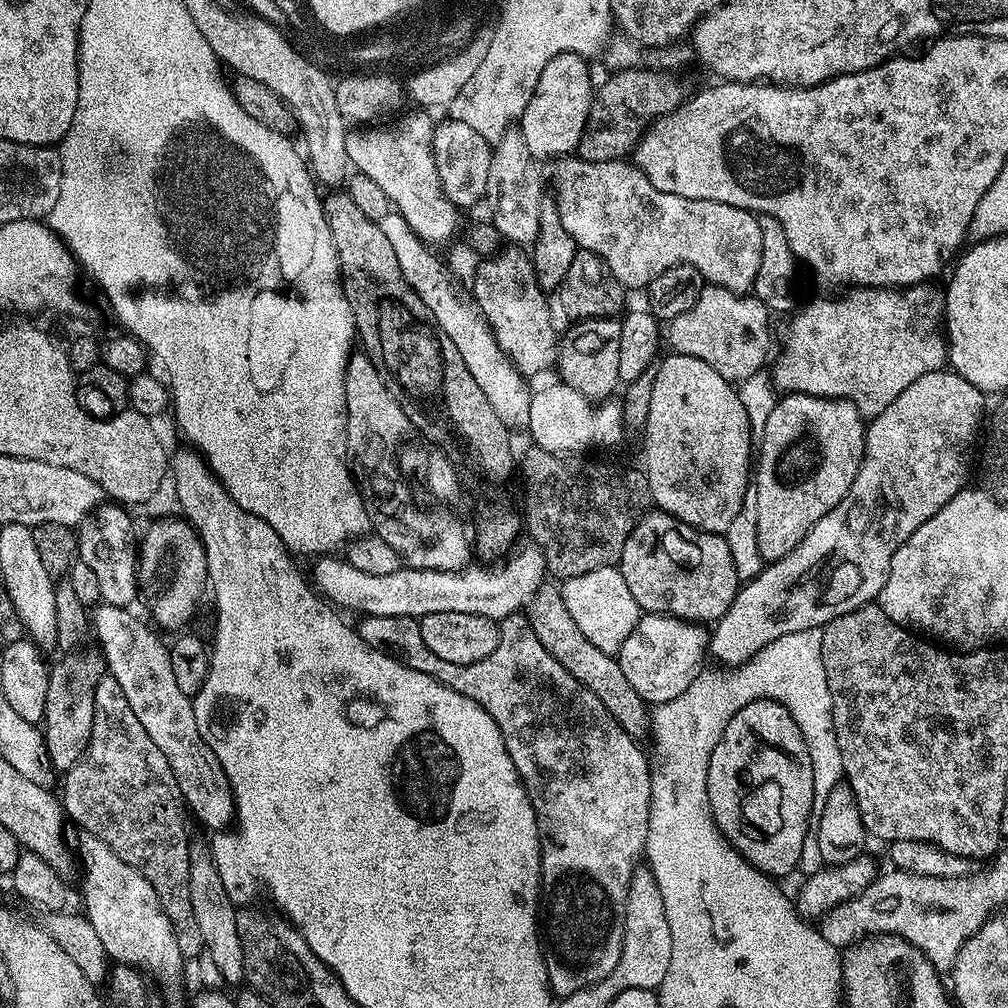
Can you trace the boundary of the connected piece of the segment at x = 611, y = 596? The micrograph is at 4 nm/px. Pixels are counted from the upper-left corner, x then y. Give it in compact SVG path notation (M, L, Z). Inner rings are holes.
M619 567L599 568L590 570L590 574L575 576L563 581L559 591L575 625L600 652L616 654L626 638L637 631L642 613L638 602L634 602L634 594L626 587L626 578L622 578Z

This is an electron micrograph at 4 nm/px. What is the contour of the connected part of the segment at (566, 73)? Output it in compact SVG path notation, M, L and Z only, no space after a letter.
M574 53L556 55L547 63L538 86L525 101L520 131L536 159L554 160L571 155L581 140L594 95L594 83L587 64L583 57Z

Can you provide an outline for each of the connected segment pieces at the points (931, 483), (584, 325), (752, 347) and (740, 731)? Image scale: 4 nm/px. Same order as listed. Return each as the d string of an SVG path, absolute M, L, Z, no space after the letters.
M941 370L922 374L922 378L910 382L882 414L871 417L864 437L864 460L850 490L842 502L802 538L793 552L761 568L760 575L747 581L736 593L724 617L715 621L713 628L716 629L711 629L707 644L711 659L716 659L720 666L739 666L782 634L821 627L844 612L873 603L882 586L886 586L890 562L898 546L902 546L922 522L934 518L950 498L969 487L968 475L974 472L972 443L984 416L984 400L985 393L966 382L966 378L951 370Z
M605 318L603 320L582 320L579 321L578 328L581 332L576 332L568 341L561 343L558 348L558 369L560 368L559 379L563 383L581 393L590 402L604 402L615 390L616 384L621 383L618 374L618 350L620 349L620 320L616 318Z
M708 284L698 294L698 302L686 310L686 314L678 314L678 318L667 321L666 344L675 354L686 354L690 358L702 358L706 366L714 366L722 378L739 382L750 378L755 372L765 367L764 359L768 356L768 316L770 310L755 295L731 292L719 284Z
M755 700L742 706L742 710L730 718L730 726L726 726L718 746L714 746L714 754L710 754L708 763L708 805L728 843L753 868L759 868L769 877L795 873L806 842L813 802L814 770L794 718L773 700Z

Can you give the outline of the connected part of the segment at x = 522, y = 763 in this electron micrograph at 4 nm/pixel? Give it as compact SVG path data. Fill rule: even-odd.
M524 614L515 616L507 616L505 620L499 621L498 627L500 637L498 638L498 646L494 646L494 654L486 654L486 658L482 658L482 662L470 662L469 664L459 664L458 662L446 662L446 658L438 658L438 654L434 654L434 650L430 650L430 646L426 646L426 642L422 642L422 634L420 633L419 619L411 616L364 616L358 626L359 636L362 642L366 642L366 646L370 646L379 652L391 653L401 664L407 666L410 670L418 670L418 674L426 674L430 678L434 678L438 682L442 682L442 686L446 686L450 690L454 690L458 694L462 694L466 698L473 700L475 704L480 706L494 720L502 738L506 750L510 754L510 758L514 762L514 766L518 770L520 780L524 784L524 788L528 791L530 802L534 806L534 814L536 821L540 827L540 899L538 901L538 931L542 937L542 947L544 949L544 965L546 966L546 974L548 975L548 987L552 989L557 997L563 998L574 994L579 988L591 986L597 980L604 980L612 973L612 970L618 958L620 951L624 945L624 893L626 891L626 880L622 875L616 876L616 863L620 860L620 848L624 848L628 844L628 835L632 832L632 844L636 850L643 849L644 841L648 838L648 810L650 804L650 786L652 785L652 775L650 773L650 764L644 758L643 752L637 747L637 739L631 737L626 730L619 725L606 706L586 688L575 680L559 662L551 656L542 646L542 642L538 640L537 634L534 632L533 626L528 621L528 617Z

